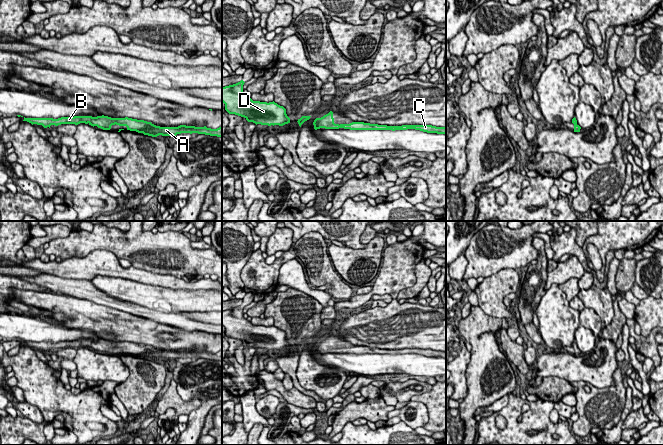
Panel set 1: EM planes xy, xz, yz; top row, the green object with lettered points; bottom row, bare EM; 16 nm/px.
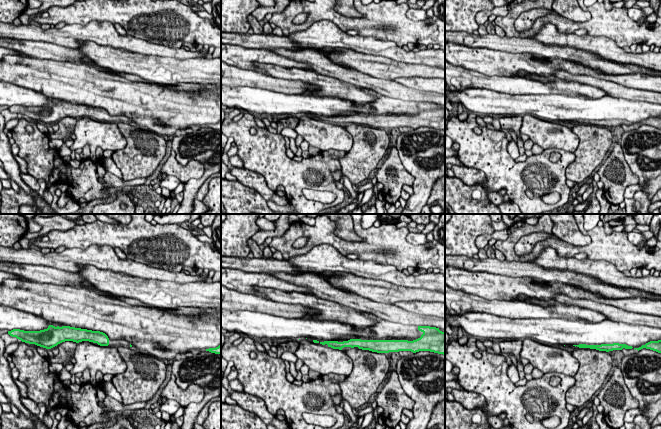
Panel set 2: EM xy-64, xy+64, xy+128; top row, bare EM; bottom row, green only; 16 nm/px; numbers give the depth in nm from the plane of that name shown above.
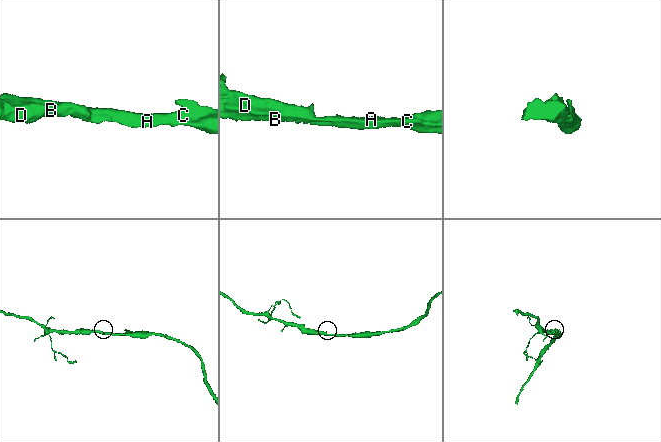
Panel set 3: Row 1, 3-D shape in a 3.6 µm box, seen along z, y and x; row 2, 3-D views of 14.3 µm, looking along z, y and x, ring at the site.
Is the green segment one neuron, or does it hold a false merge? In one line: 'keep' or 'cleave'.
keep

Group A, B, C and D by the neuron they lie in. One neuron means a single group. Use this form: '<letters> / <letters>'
A B C D

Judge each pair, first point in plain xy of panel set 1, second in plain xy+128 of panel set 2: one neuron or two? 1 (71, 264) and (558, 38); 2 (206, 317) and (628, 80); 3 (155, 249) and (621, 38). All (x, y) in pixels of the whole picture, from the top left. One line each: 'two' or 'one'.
1: one
2: one
3: one

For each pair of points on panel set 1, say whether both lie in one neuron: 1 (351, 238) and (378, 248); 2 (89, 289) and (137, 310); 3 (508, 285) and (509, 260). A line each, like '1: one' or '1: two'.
1: two
2: one
3: two

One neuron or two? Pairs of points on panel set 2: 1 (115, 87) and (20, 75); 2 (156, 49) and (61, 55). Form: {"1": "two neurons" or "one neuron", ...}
{"1": "one neuron", "2": "two neurons"}

